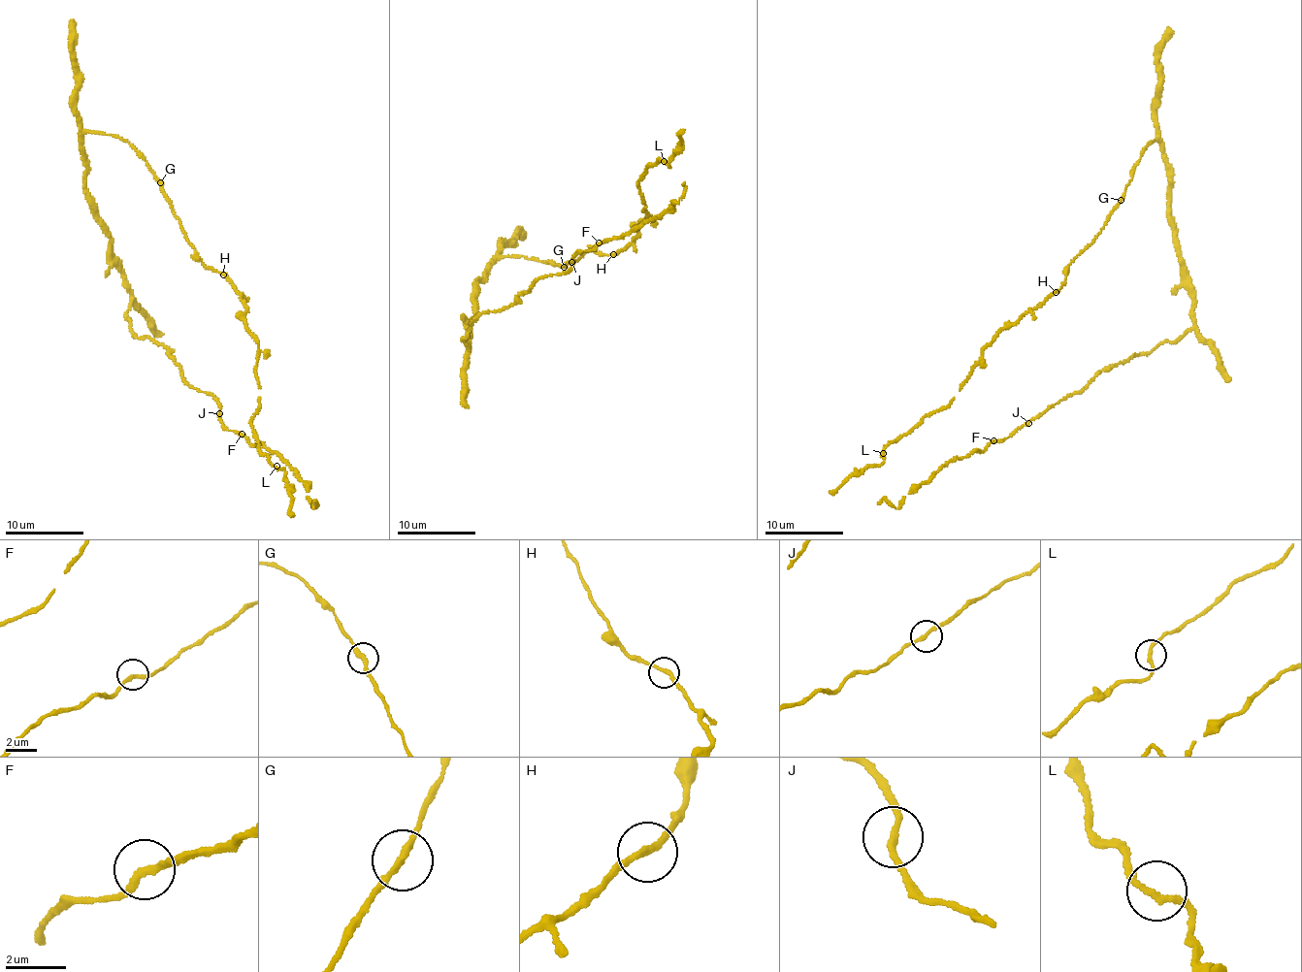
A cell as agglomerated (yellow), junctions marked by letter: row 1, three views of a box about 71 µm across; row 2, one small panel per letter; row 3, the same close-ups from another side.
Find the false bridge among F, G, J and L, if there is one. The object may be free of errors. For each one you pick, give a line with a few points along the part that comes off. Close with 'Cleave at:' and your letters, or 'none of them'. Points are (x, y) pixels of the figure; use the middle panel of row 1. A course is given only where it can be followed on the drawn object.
Cleave at: none of them

